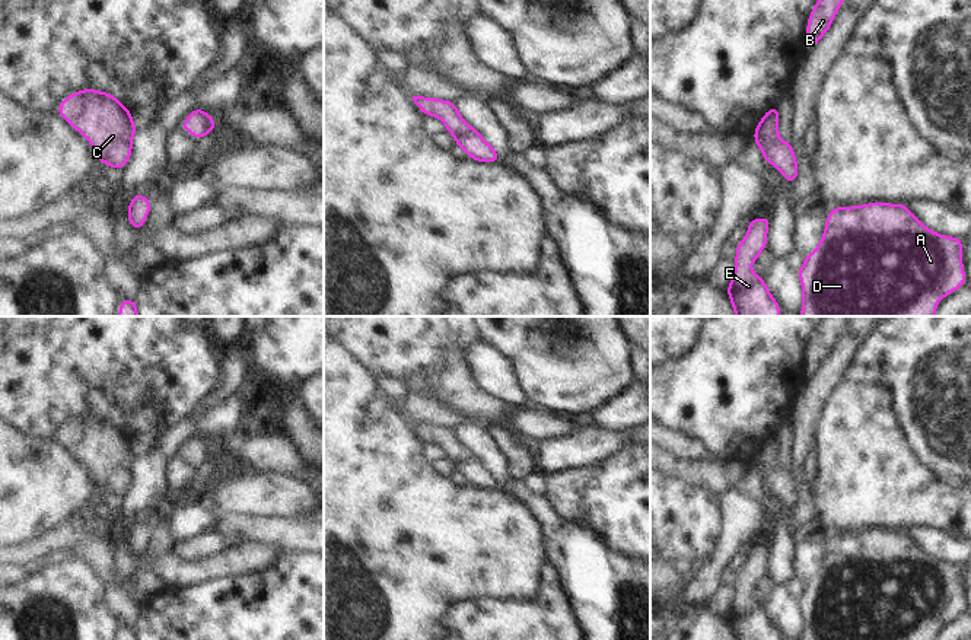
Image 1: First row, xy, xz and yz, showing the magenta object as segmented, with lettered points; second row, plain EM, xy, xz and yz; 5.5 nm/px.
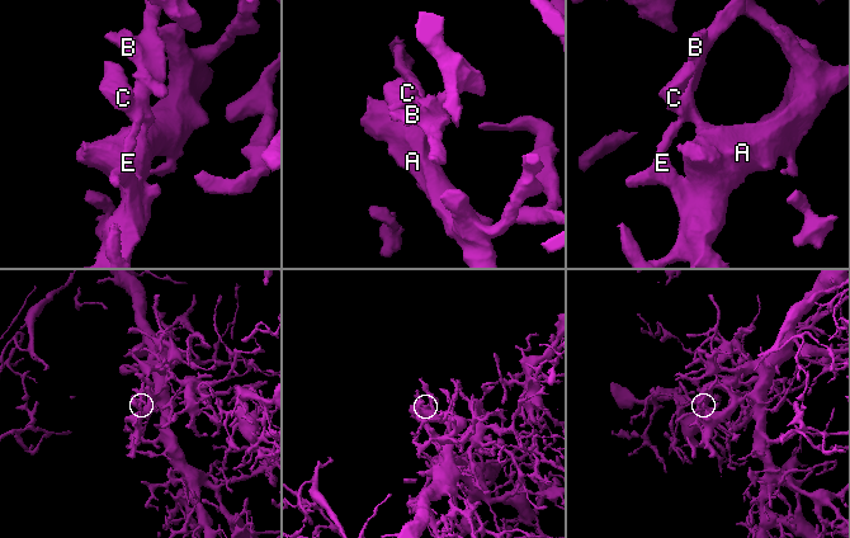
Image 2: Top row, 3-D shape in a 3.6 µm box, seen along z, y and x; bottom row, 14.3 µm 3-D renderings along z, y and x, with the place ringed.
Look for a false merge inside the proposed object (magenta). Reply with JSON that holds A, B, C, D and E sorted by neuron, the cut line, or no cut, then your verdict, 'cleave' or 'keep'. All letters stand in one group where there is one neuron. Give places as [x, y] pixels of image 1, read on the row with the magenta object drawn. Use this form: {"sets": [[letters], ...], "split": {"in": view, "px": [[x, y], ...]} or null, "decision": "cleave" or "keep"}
{"sets": [["A", "B", "C", "D", "E"]], "split": null, "decision": "keep"}

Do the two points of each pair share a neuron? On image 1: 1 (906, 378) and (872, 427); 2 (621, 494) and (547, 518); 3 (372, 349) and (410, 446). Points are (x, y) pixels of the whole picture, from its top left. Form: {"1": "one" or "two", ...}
{"1": "two", "2": "two", "3": "two"}

